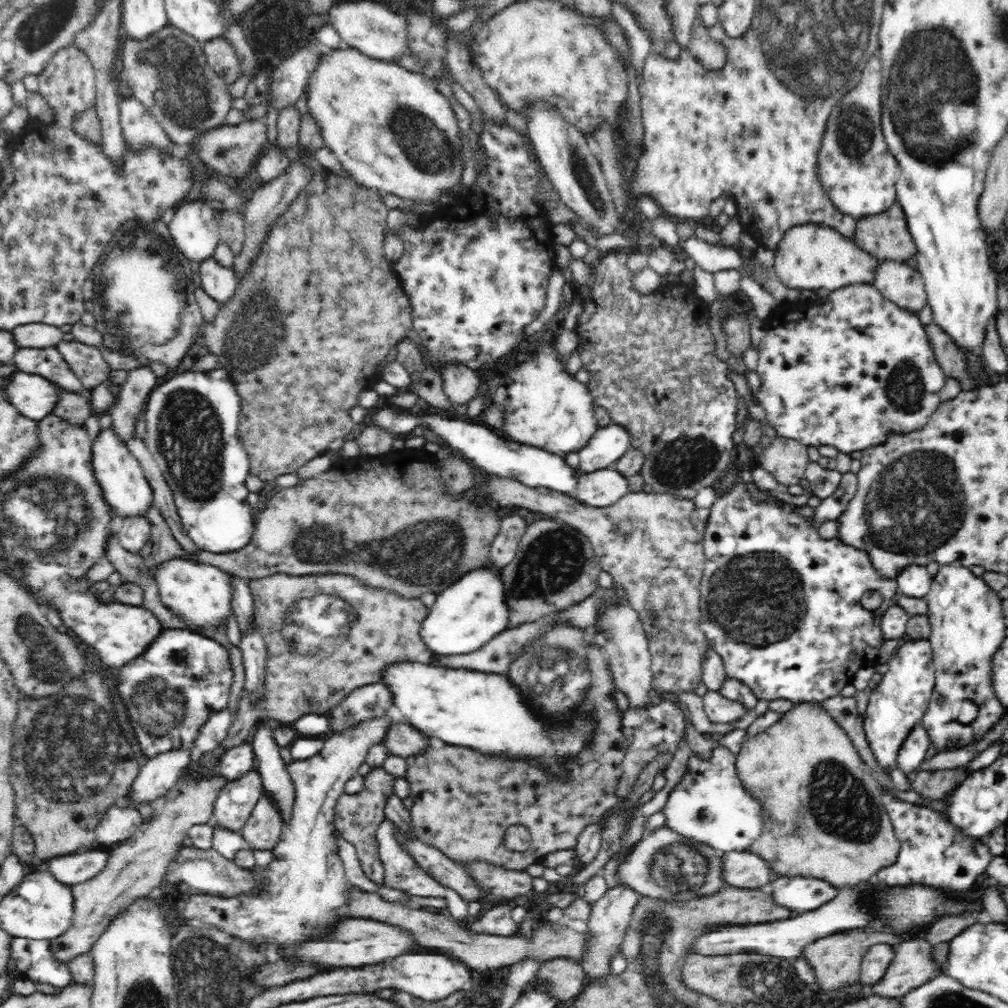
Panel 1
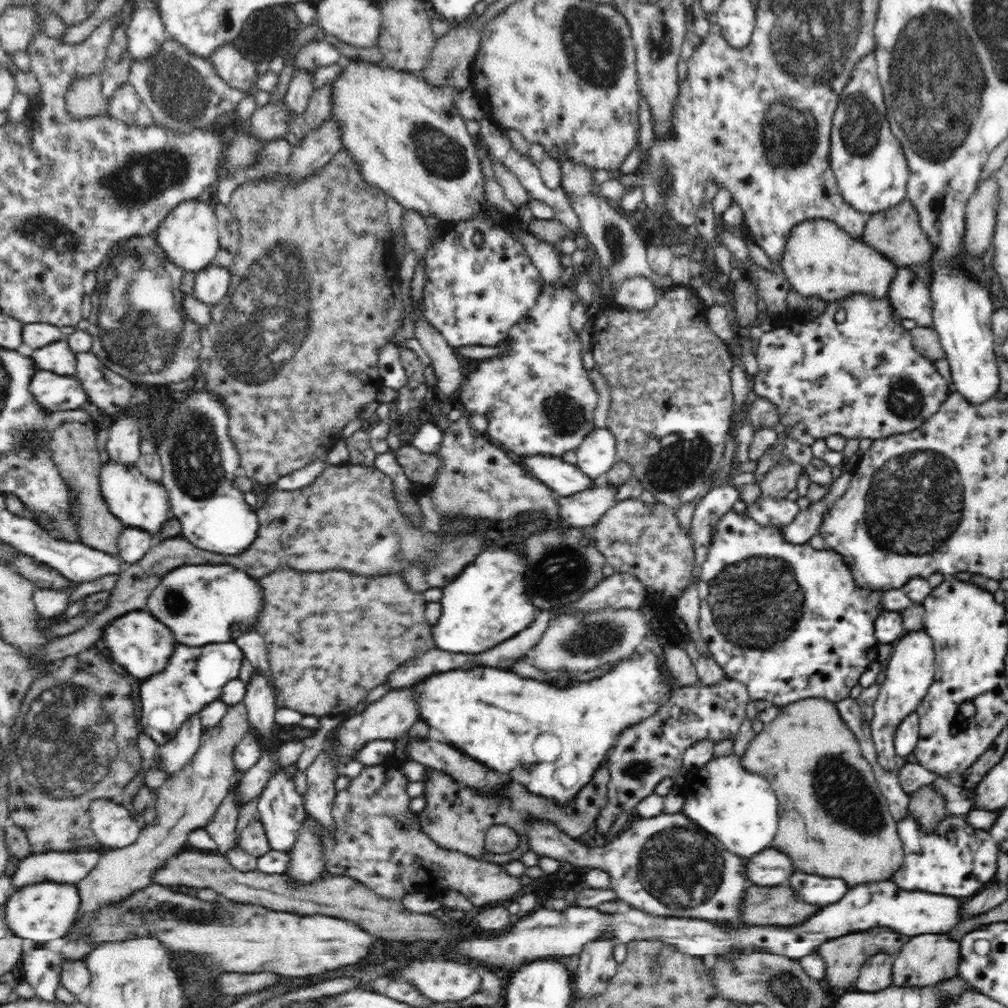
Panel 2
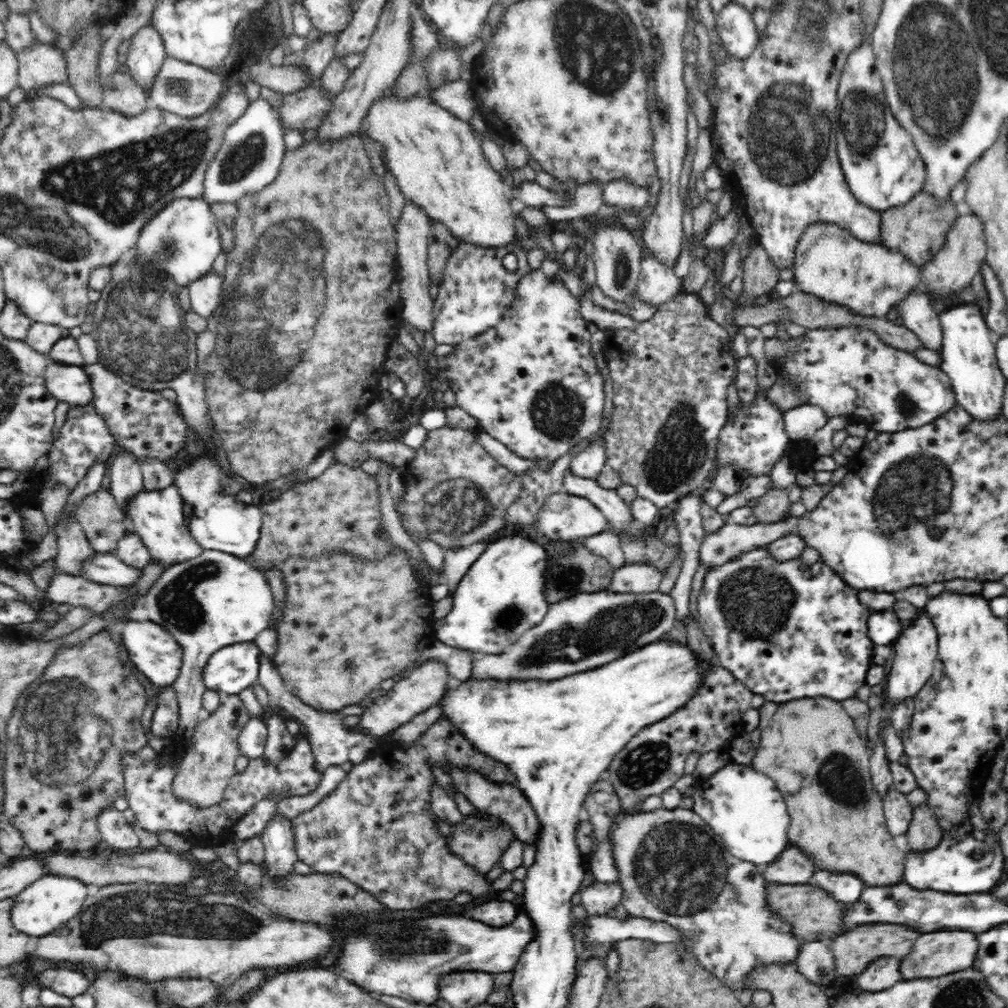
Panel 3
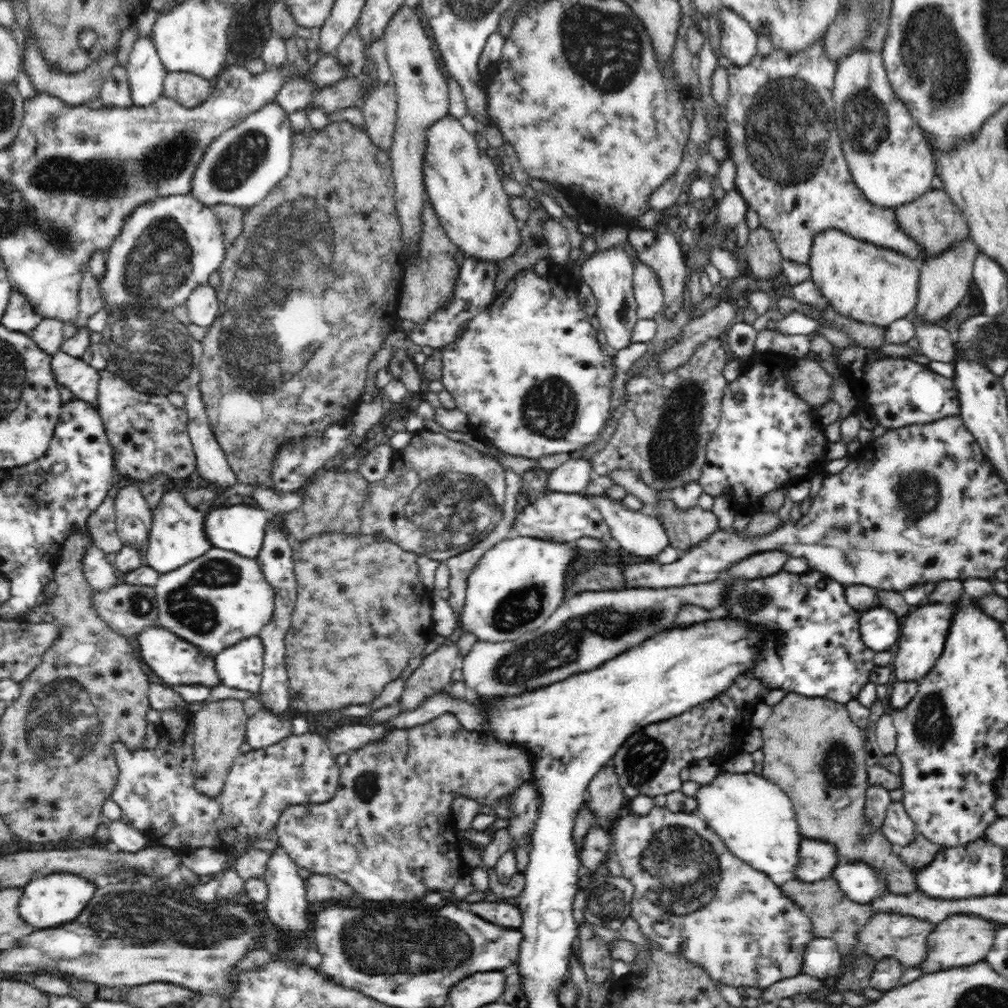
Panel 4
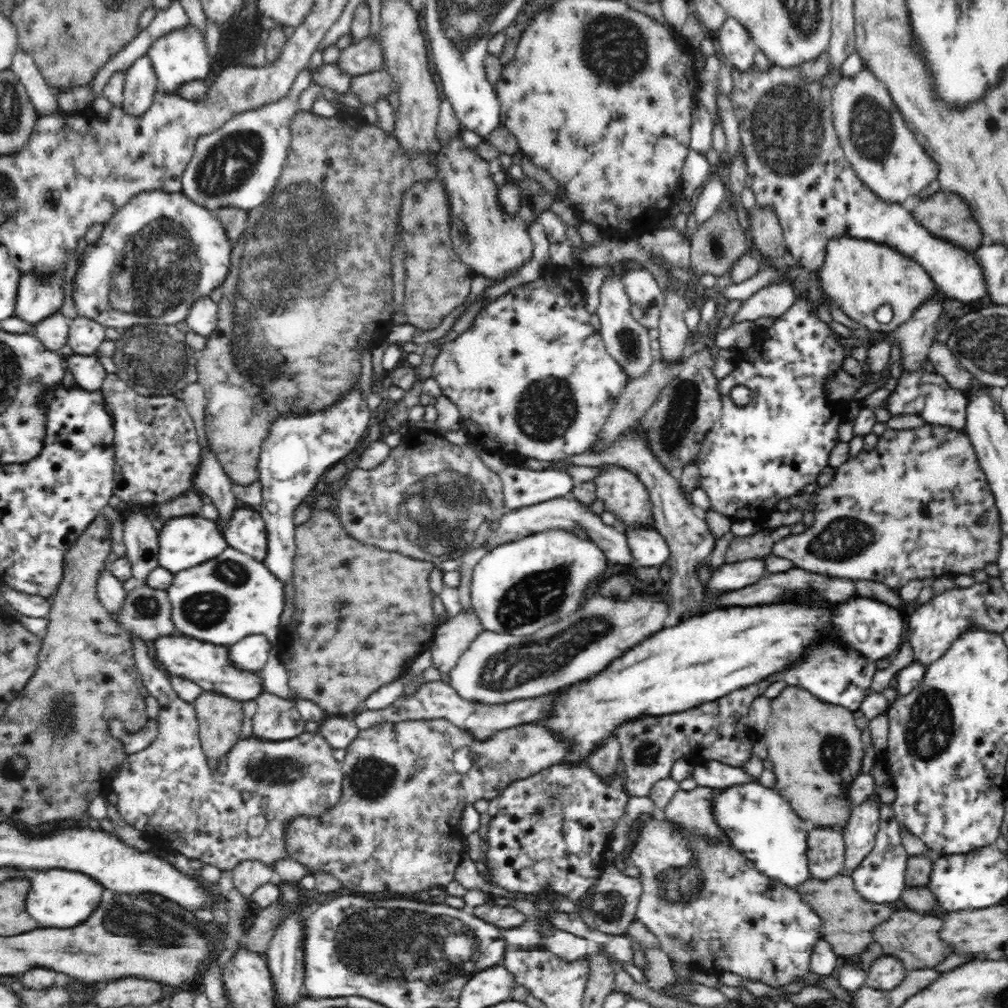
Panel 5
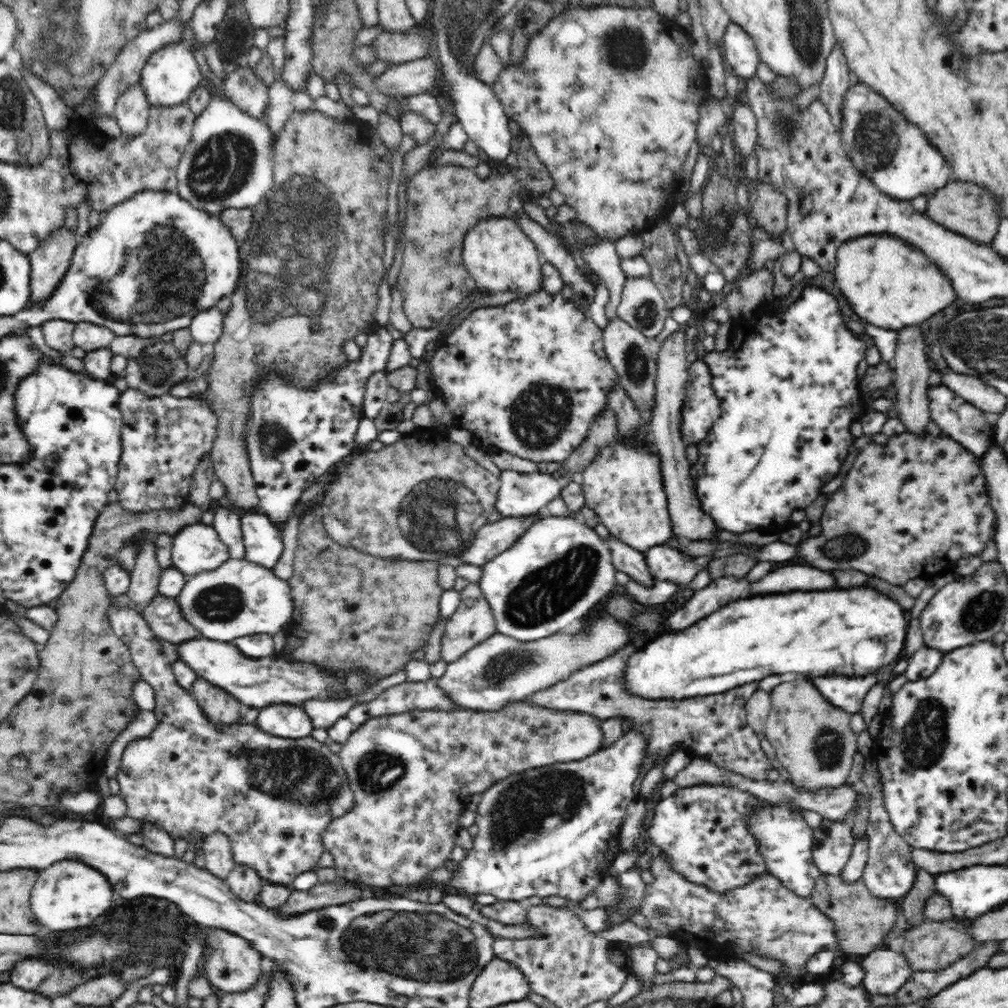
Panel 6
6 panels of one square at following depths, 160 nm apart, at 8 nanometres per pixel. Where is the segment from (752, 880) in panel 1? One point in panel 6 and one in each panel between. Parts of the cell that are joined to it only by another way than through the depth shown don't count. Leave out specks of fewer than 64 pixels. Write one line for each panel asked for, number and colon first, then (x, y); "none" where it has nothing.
2: (767, 868)
3: (787, 870)
4: (817, 859)
5: (826, 848)
6: (833, 842)

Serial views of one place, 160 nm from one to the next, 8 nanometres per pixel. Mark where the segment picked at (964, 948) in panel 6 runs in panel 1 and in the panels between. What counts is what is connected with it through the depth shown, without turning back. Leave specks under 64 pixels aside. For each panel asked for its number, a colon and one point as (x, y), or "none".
1: (836, 959)
2: (844, 957)
3: (853, 952)
4: (886, 935)
5: (912, 938)

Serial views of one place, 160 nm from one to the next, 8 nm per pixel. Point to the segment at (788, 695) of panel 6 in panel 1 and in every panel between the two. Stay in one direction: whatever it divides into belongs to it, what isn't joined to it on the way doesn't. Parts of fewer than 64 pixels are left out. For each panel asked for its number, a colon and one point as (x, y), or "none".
1: (804, 761)
2: (811, 736)
3: (846, 832)
4: (825, 777)
5: (816, 749)

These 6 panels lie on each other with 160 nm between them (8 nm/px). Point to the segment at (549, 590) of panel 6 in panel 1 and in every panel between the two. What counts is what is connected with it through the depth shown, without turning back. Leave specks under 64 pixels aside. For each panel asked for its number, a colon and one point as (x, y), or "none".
1: (466, 615)
2: (486, 604)
3: (501, 597)
4: (517, 585)
5: (520, 587)

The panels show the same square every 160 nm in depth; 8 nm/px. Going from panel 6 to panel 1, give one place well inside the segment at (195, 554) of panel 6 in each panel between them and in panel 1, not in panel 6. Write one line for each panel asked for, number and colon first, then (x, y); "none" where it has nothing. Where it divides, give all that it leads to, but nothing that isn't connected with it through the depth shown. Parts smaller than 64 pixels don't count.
1: (125, 487)
2: (137, 501)
3: (158, 517)
4: (177, 535)
5: (186, 541)

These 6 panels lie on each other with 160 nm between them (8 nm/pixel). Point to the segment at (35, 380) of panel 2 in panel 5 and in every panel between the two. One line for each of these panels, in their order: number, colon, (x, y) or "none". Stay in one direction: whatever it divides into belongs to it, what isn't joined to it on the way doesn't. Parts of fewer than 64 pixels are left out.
3: (69, 383)
4: (77, 375)
5: (89, 373)

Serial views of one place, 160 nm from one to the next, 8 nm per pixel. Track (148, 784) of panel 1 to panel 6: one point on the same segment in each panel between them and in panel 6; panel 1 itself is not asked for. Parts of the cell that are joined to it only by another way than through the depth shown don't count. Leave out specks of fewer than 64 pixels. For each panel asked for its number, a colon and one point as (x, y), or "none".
2: (174, 754)
3: (214, 600)
4: (213, 601)
5: (230, 597)
6: (239, 598)

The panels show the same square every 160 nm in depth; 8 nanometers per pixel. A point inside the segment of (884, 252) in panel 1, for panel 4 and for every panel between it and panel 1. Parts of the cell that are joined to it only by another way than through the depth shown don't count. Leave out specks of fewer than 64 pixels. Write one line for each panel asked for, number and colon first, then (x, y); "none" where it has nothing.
2: (896, 233)
3: (917, 229)
4: (933, 220)

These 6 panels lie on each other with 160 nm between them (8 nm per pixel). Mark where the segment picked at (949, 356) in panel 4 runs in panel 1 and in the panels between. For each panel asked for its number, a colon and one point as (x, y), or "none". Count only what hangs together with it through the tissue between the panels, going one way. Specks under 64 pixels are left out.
1: (898, 282)
2: (910, 297)
3: (917, 312)

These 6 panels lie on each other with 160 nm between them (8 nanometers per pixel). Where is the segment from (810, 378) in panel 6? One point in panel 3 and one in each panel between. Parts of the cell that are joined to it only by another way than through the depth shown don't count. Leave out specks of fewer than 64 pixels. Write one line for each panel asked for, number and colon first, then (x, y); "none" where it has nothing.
3: (754, 439)
4: (771, 440)
5: (752, 457)

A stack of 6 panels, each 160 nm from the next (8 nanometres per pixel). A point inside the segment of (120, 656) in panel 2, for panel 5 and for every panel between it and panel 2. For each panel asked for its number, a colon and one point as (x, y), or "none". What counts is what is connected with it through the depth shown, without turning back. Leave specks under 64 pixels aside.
3: (156, 653)
4: (176, 661)
5: (208, 665)

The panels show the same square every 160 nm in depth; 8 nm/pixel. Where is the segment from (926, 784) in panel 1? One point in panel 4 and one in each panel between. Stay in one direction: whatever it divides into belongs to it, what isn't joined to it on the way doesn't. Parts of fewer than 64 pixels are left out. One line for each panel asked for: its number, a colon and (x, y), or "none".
2: (927, 806)
3: (924, 832)
4: (917, 855)

